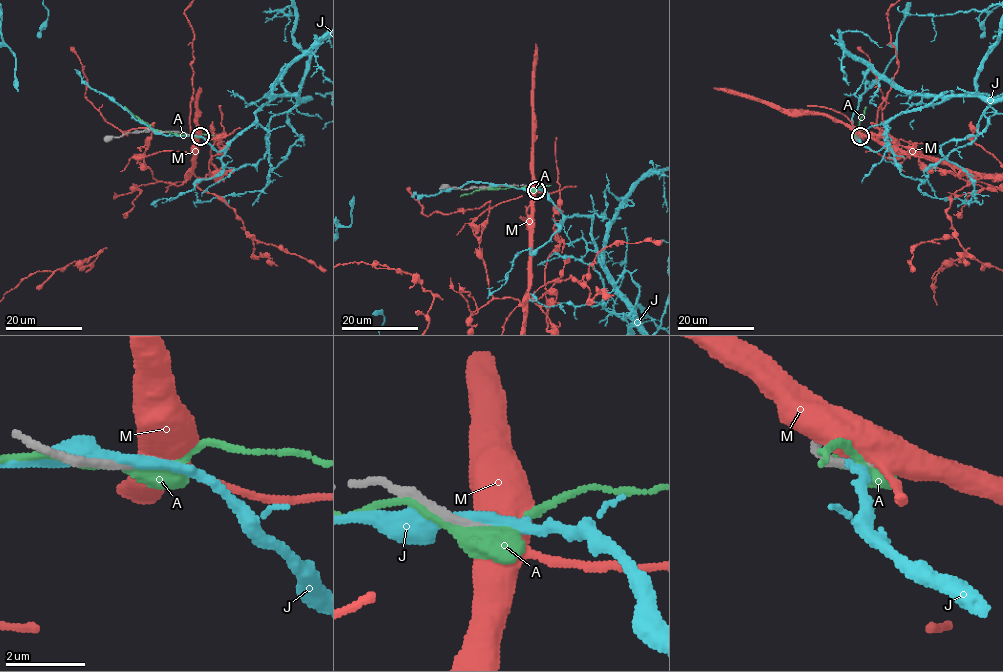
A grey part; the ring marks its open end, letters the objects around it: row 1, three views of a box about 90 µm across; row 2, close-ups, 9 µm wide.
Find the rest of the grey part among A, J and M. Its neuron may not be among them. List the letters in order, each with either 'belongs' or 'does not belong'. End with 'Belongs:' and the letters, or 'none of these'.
A: does not belong
J: does not belong
M: does not belong
Belongs: none of these

